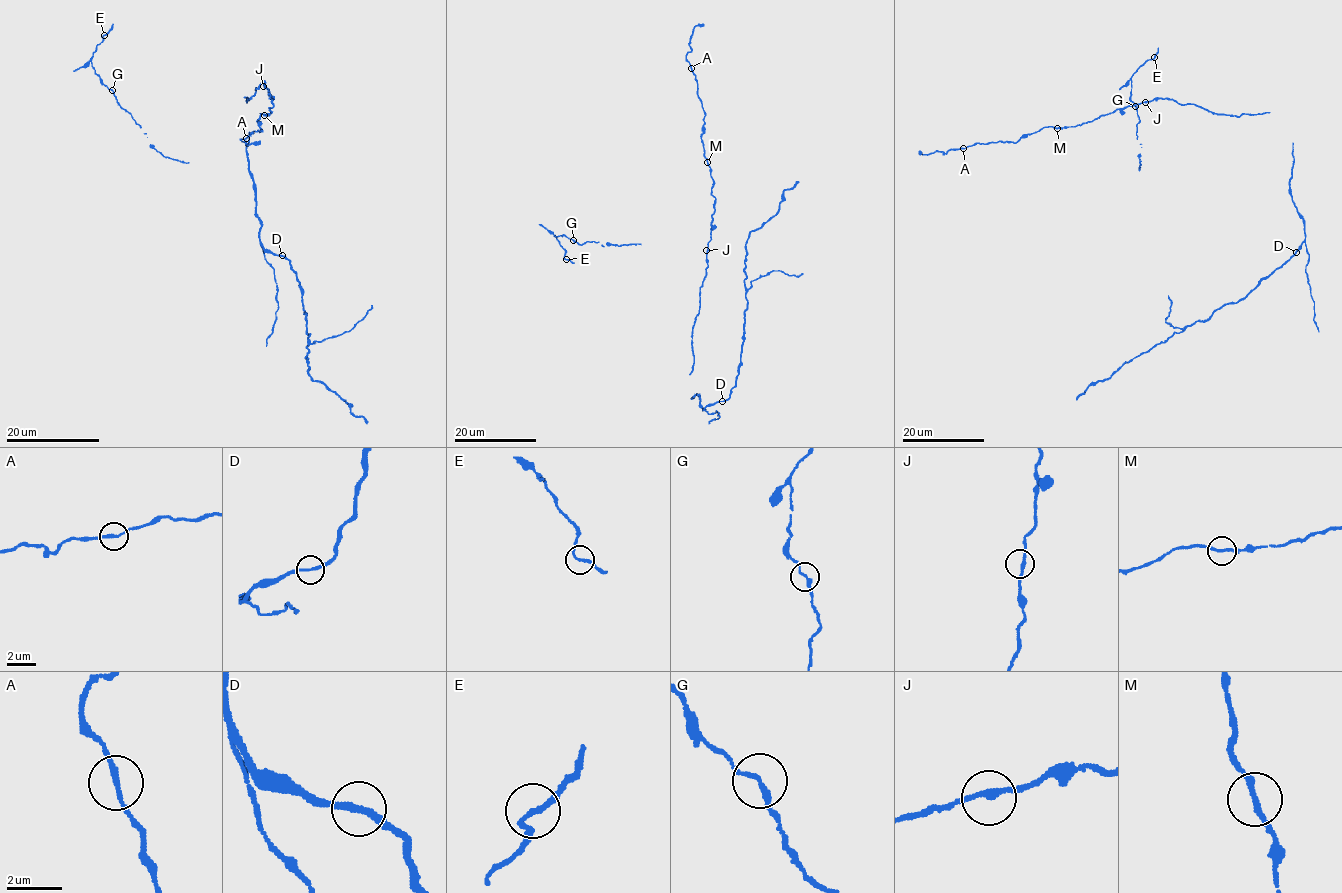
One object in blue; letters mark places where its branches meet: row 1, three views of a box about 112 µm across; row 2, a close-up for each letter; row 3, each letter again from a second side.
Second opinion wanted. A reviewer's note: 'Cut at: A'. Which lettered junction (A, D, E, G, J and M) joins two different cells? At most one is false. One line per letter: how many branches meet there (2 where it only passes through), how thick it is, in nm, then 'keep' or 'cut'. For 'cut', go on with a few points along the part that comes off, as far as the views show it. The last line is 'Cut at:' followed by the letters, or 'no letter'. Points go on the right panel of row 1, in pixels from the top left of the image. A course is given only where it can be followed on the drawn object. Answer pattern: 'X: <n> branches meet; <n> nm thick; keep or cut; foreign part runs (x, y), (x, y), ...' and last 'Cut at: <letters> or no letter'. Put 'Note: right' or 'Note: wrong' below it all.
A: 2 branches meet; 190 nm thick; keep
D: 2 branches meet; 200 nm thick; keep
E: 2 branches meet; 180 nm thick; keep
G: 2 branches meet; 190 nm thick; keep
J: 2 branches meet; 200 nm thick; keep
M: 2 branches meet; 190 nm thick; keep
Cut at: no letter
Note: wrong

